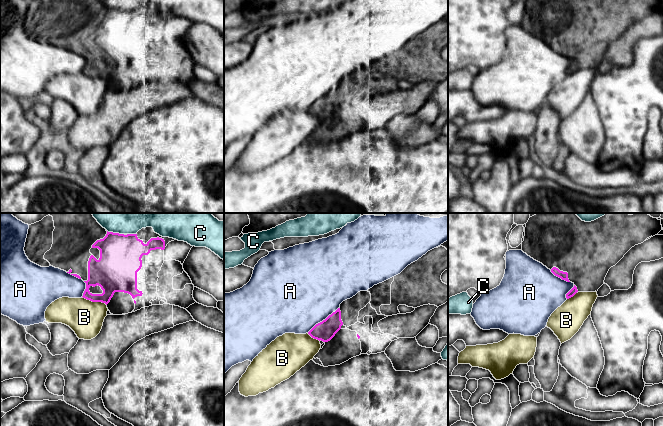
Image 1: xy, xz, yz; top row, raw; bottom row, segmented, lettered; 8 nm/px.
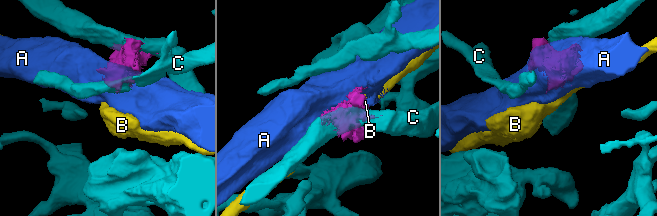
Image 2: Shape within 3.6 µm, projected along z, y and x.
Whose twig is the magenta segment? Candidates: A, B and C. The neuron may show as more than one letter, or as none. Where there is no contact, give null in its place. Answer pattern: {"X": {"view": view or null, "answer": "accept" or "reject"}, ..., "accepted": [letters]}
{"A": {"view": "xz", "answer": "reject"}, "B": {"view": "xy", "answer": "reject"}, "C": {"view": "xy", "answer": "reject"}, "accepted": []}

